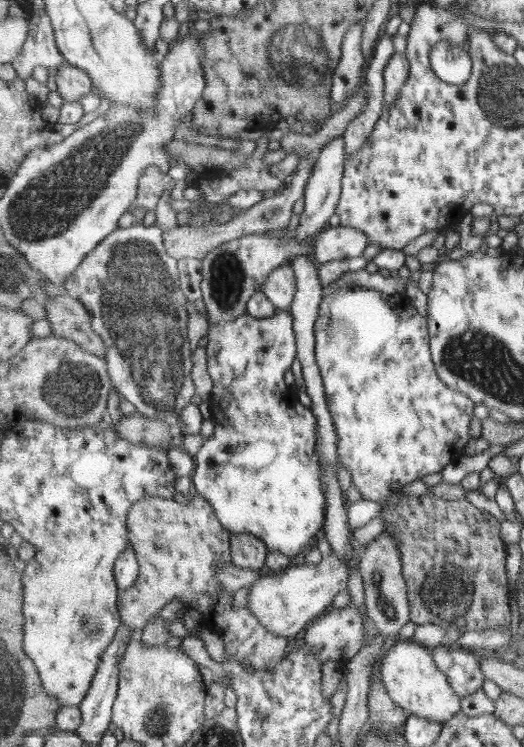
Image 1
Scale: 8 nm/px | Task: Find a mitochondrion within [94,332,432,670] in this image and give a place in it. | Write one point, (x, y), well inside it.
(389, 608)

